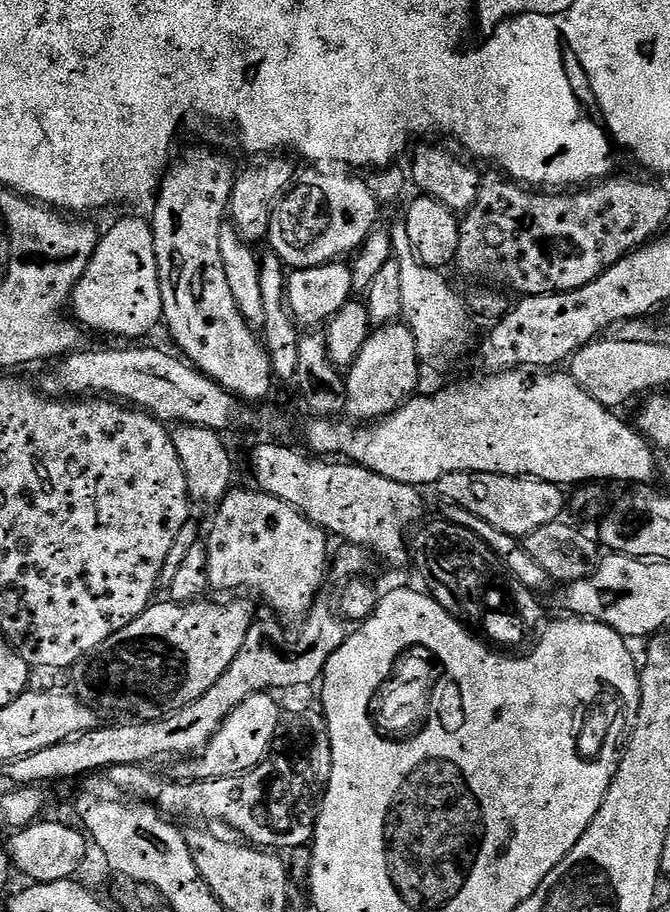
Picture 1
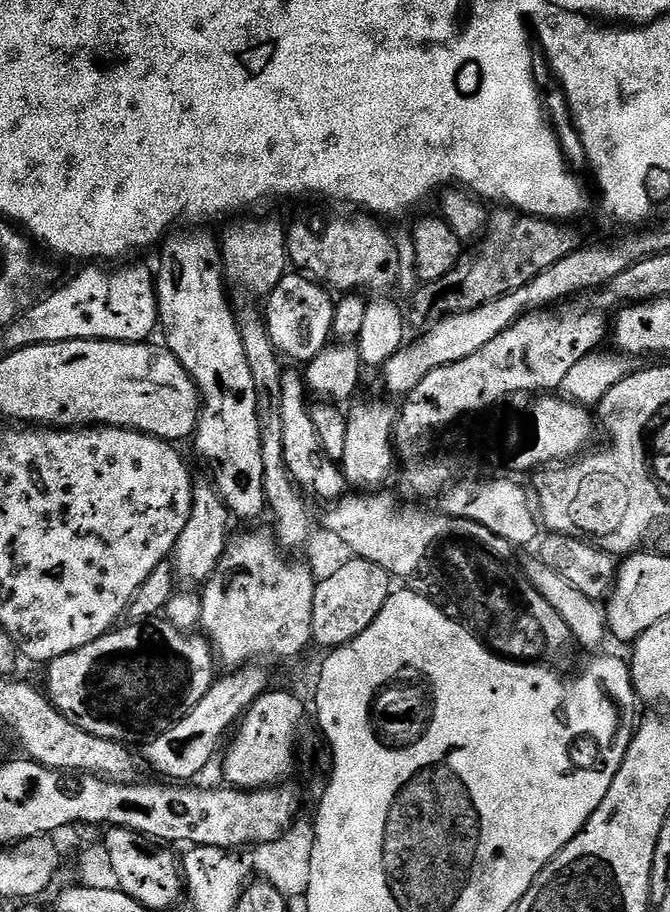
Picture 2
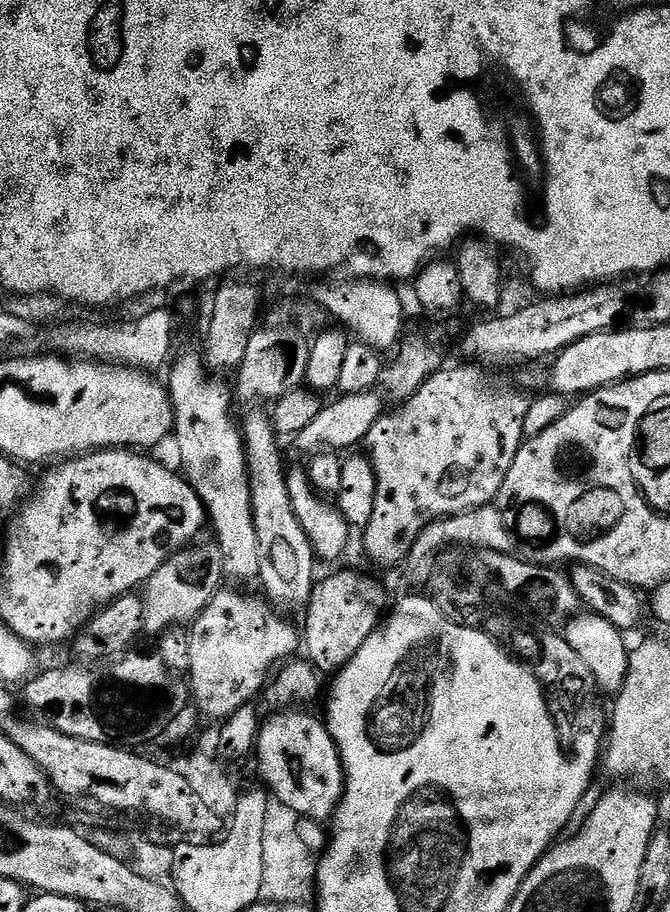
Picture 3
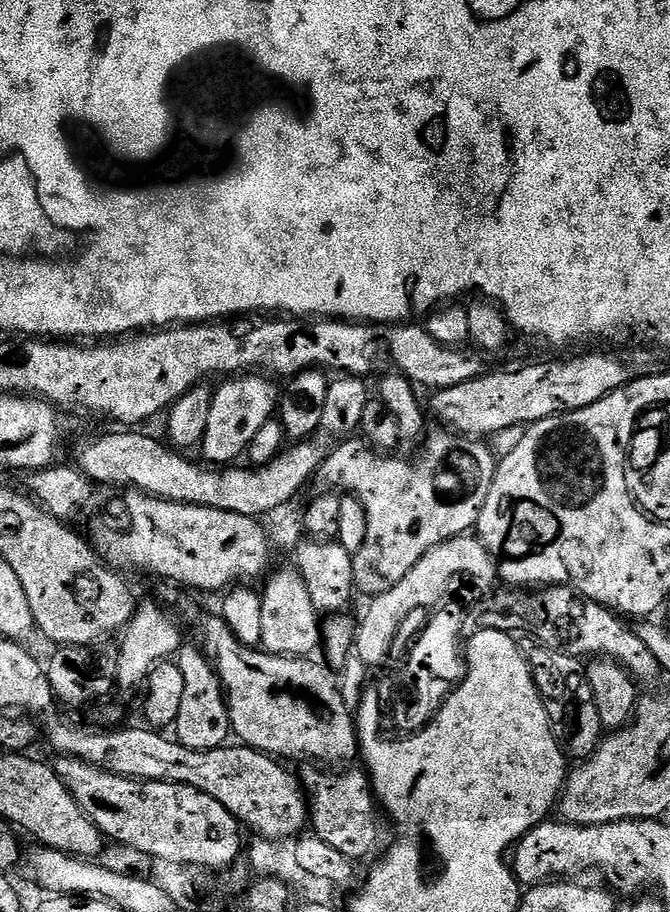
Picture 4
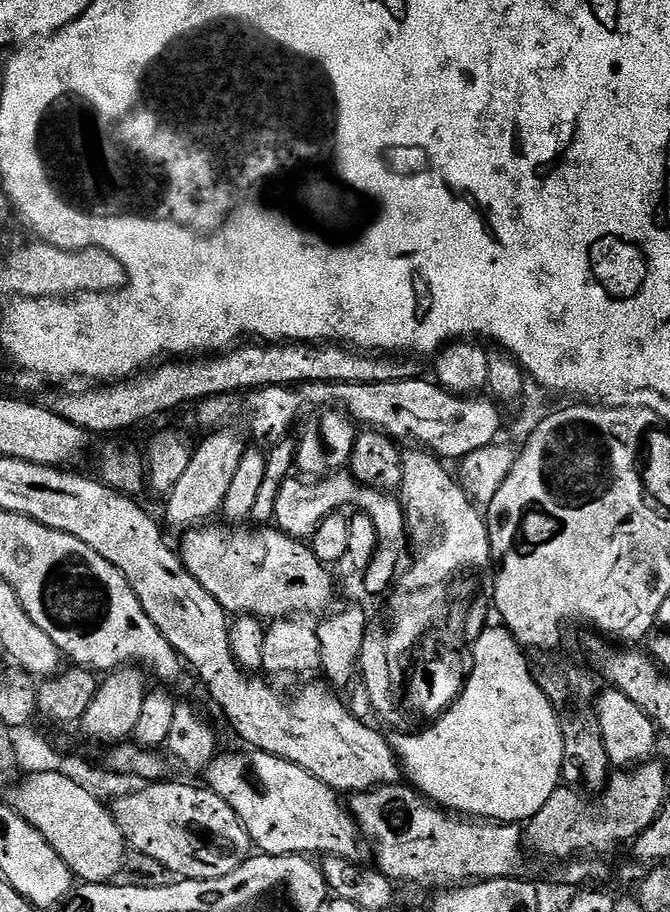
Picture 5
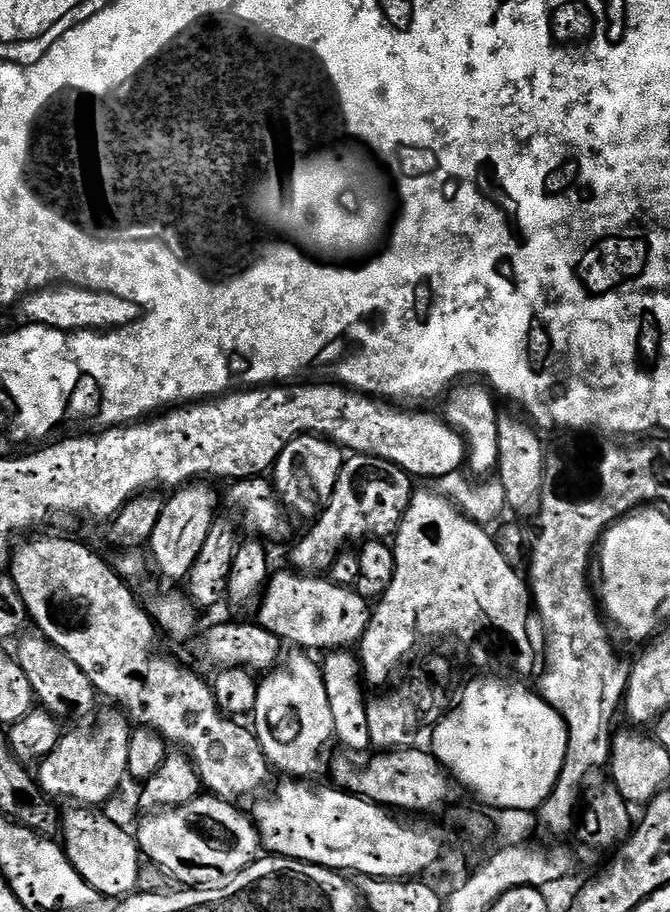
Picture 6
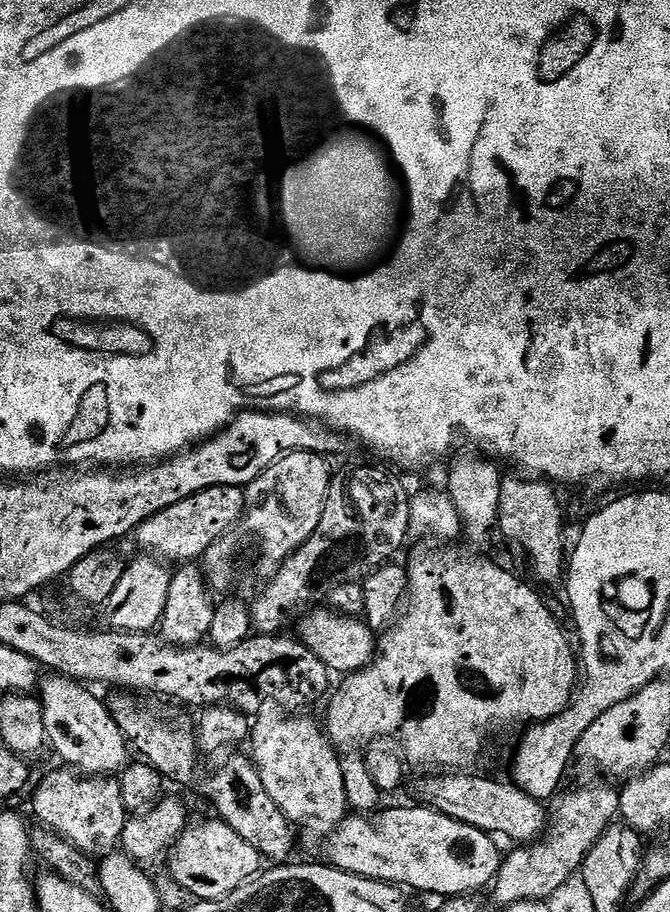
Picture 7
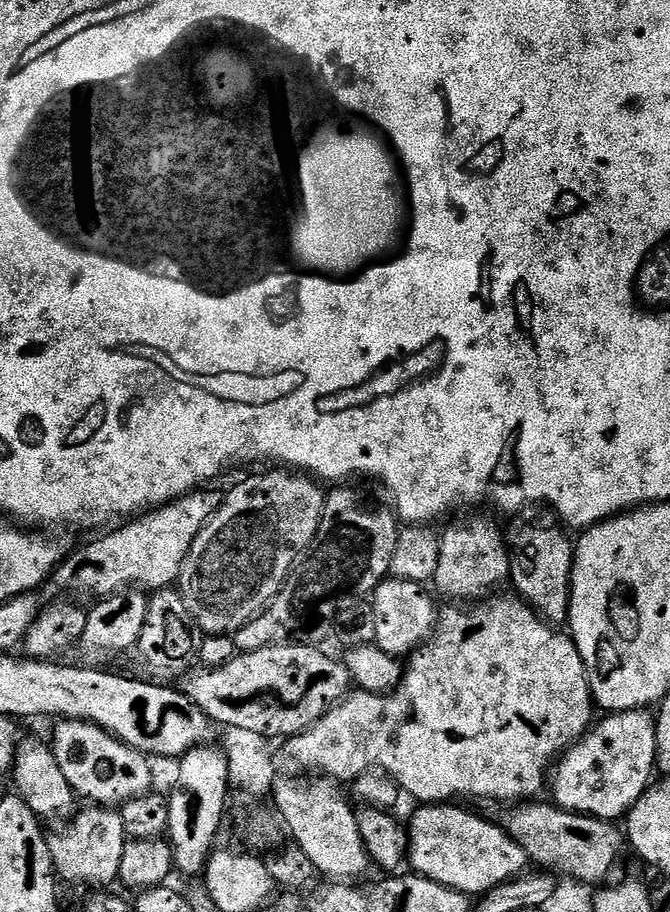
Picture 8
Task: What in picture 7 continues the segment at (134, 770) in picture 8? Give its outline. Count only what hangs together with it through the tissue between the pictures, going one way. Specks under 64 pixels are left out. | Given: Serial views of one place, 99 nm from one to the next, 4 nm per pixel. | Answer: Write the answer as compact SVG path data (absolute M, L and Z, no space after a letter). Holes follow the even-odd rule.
M61 674L48 675L39 685L38 699L44 707L44 735L50 748L68 763L65 765L69 769L85 776L108 778L119 773L129 763L130 744L109 705L107 708L81 681Z

